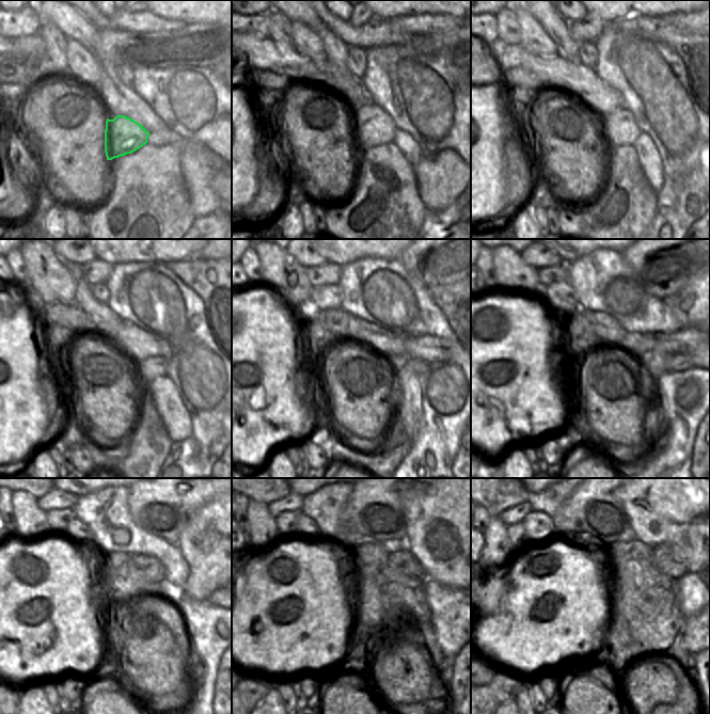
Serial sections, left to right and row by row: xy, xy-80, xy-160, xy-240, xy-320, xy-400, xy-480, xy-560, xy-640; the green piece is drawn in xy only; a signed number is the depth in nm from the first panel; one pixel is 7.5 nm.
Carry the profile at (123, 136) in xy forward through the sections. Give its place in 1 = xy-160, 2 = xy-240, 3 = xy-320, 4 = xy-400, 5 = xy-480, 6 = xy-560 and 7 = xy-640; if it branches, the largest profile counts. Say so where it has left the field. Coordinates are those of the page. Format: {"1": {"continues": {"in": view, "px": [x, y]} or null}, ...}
{"1": {"continues": {"in": "xy-160", "px": [619, 128]}}, "2": {"continues": {"in": "xy-240", "px": [145, 370]}}, "3": {"continues": {"in": "xy-320", "px": [420, 366]}}, "4": {"continues": {"in": "xy-400", "px": [674, 362]}}, "5": {"continues": {"in": "xy-480", "px": [209, 599]}}, "6": {"continues": null}, "7": {"continues": null}}

